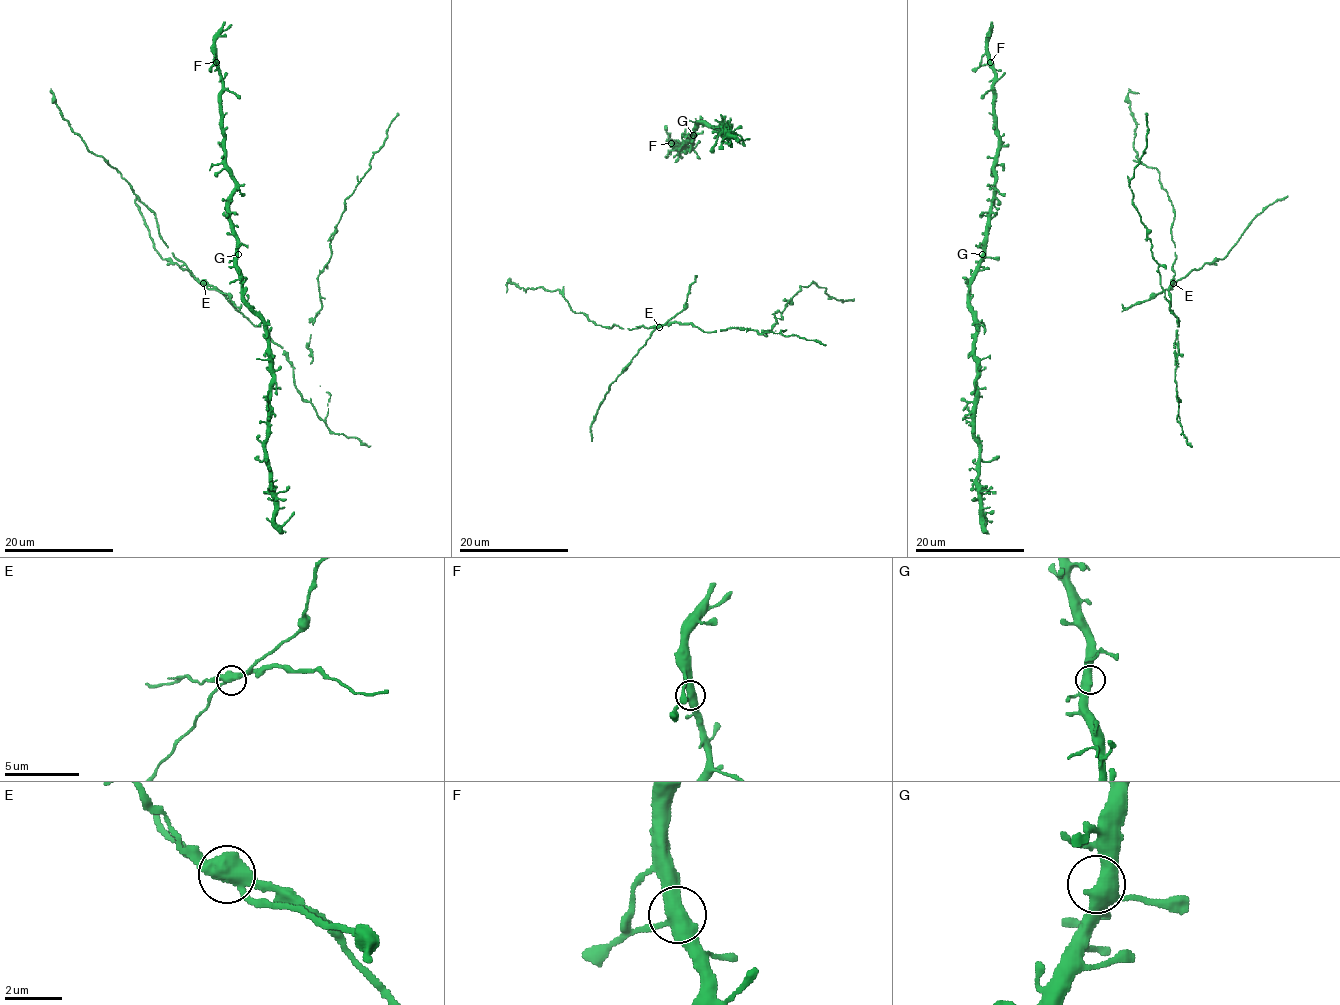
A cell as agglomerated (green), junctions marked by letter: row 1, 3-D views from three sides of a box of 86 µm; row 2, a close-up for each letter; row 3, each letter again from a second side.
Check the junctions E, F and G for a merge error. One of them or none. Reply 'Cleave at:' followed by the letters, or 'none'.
Cleave at: E

